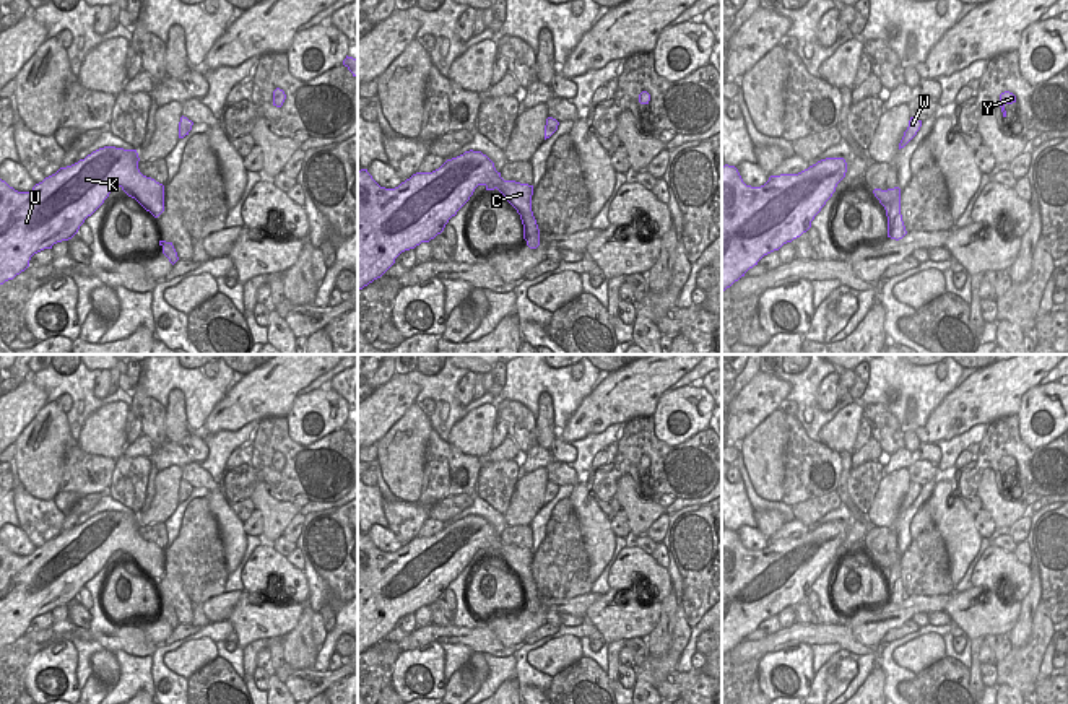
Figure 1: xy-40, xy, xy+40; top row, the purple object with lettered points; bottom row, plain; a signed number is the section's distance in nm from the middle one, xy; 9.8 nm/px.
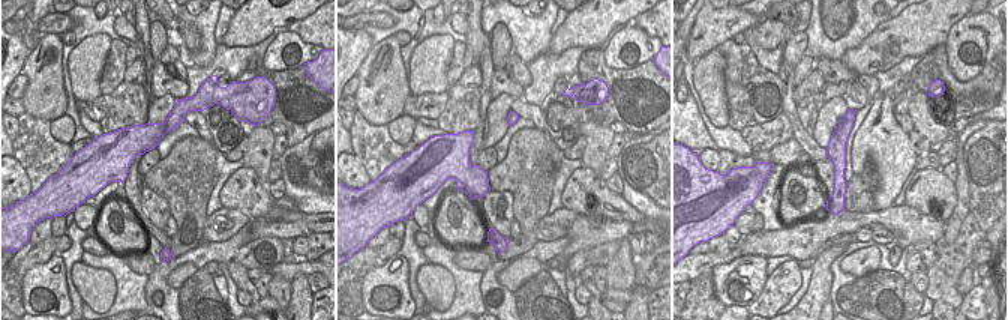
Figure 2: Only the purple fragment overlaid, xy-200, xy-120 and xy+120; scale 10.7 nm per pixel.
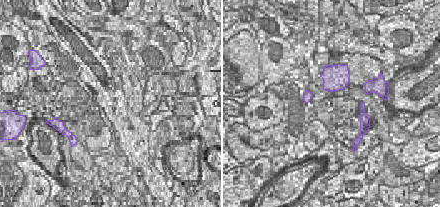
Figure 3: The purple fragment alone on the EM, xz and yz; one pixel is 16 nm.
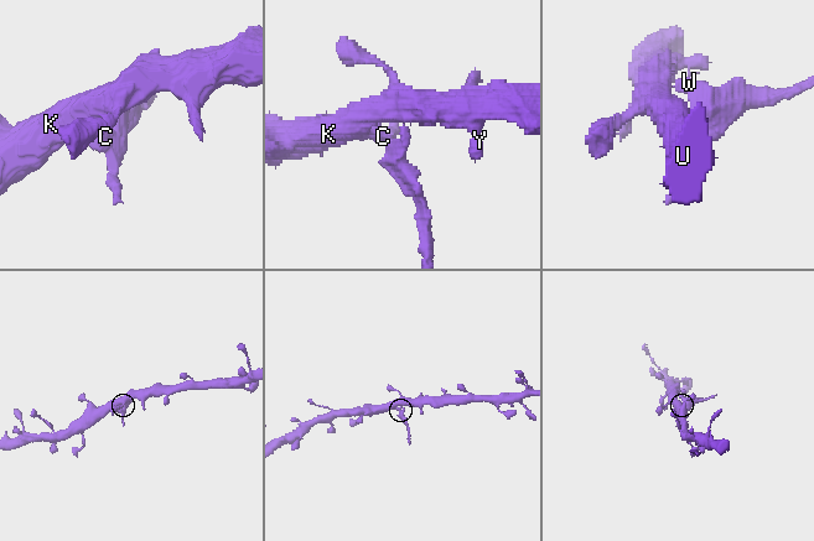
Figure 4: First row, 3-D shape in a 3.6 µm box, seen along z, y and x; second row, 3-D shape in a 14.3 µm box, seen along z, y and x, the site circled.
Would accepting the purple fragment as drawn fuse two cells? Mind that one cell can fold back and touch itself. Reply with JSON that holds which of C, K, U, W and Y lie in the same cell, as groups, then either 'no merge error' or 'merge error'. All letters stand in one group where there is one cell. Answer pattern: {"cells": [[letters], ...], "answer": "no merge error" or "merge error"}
{"cells": [["C", "K", "U", "Y"], ["W"]], "answer": "merge error"}

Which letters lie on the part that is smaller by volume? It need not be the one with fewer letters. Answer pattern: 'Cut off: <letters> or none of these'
Cut off: W

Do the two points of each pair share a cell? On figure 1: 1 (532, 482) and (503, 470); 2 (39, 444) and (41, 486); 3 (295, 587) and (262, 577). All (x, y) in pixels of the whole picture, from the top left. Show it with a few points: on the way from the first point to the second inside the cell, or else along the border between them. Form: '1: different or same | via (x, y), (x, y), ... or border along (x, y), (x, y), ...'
1: different | border along (519, 478), (509, 506), (503, 514)
2: same | via (39, 454), (41, 477)
3: same | via (286, 579), (280, 573), (270, 571)

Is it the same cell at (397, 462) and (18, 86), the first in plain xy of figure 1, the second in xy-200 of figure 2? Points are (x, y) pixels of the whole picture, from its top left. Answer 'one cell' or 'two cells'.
two cells

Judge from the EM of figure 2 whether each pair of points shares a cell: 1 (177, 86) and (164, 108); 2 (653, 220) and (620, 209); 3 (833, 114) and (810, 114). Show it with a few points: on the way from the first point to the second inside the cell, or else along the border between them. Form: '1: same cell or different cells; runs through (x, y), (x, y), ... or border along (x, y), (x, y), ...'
1: different cells; border along (176, 98), (162, 95), (153, 99)
2: different cells; border along (620, 194), (644, 217), (642, 223)
3: different cells; border along (827, 101), (819, 110), (812, 135)

